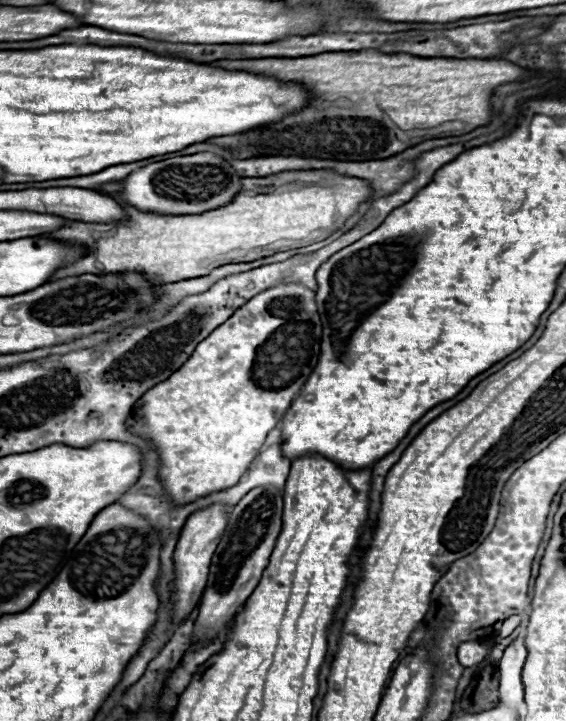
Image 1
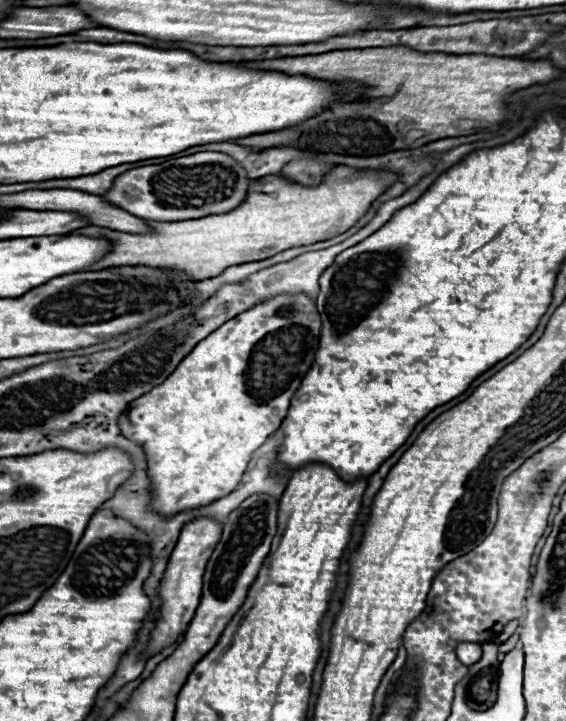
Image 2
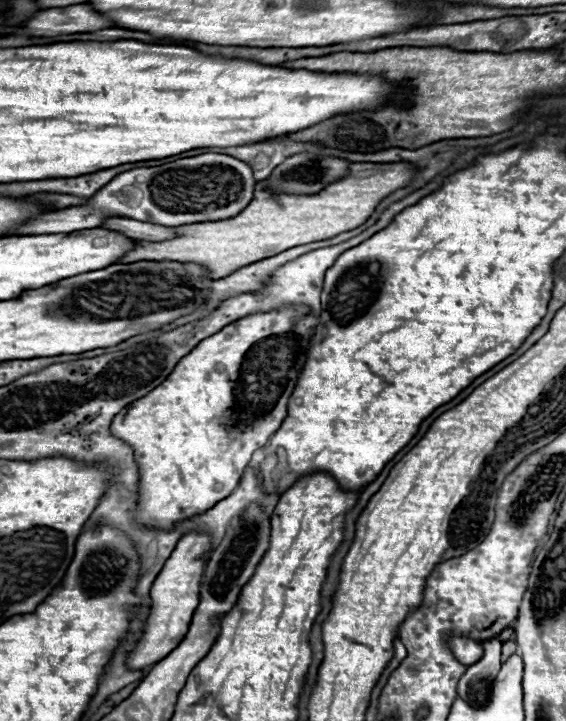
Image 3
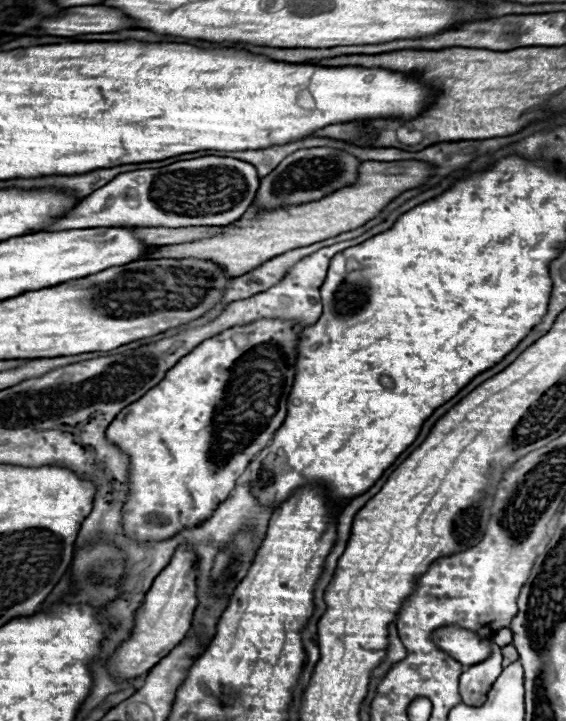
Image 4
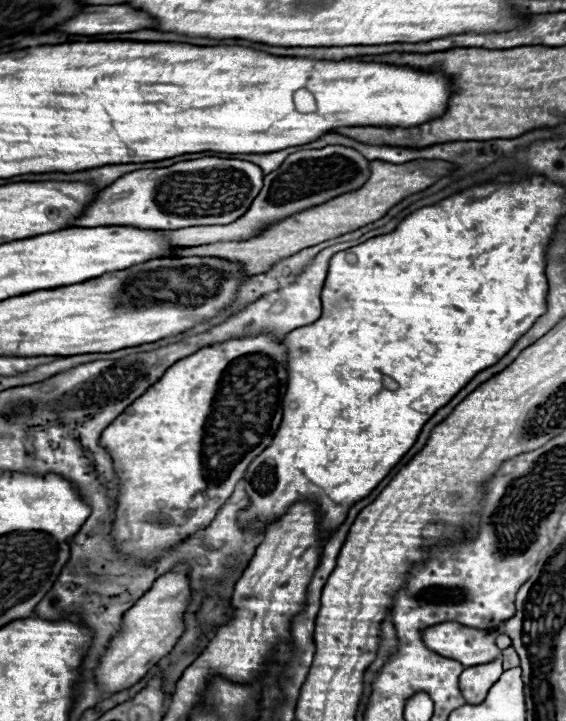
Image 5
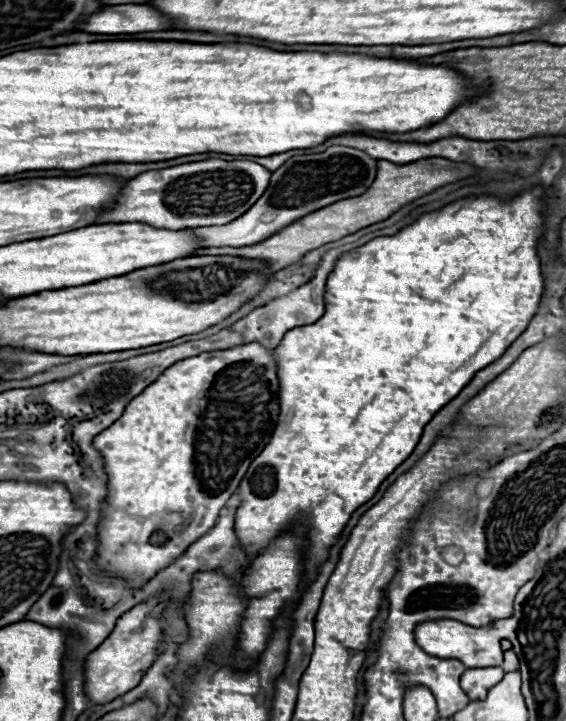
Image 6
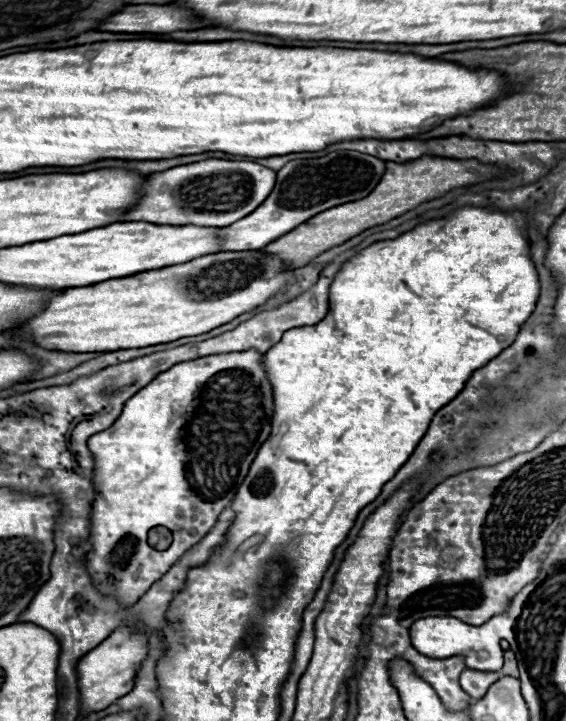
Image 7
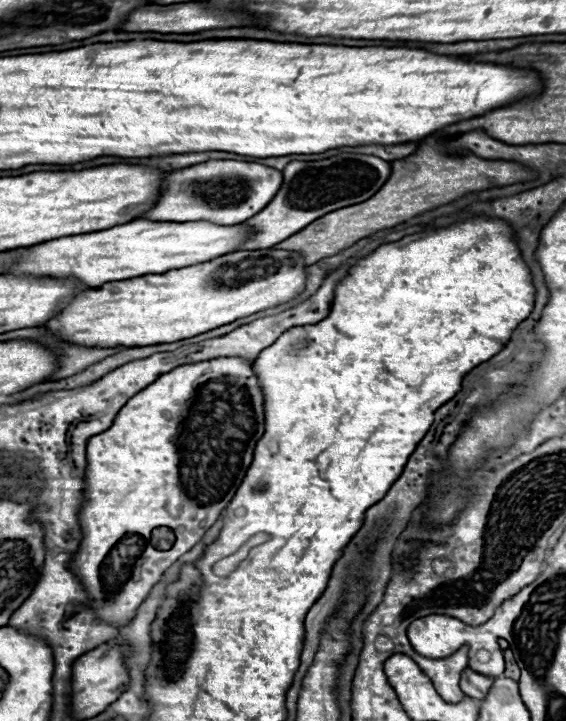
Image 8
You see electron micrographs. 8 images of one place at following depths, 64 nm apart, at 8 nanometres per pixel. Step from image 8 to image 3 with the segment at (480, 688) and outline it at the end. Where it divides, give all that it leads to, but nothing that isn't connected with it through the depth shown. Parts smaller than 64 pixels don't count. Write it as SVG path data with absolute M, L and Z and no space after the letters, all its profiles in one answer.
M494 638L494 640L482 642L482 646L484 646L484 656L476 664L472 664L458 682L458 694L466 702L472 702L474 694L480 688L486 688L496 678L496 674L500 672L500 666L502 666L502 662L500 662L502 642Z

